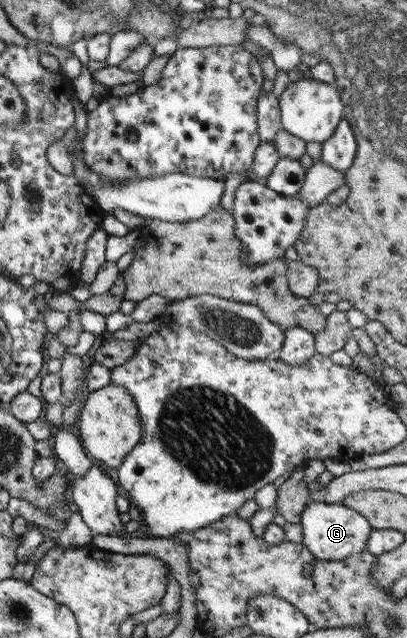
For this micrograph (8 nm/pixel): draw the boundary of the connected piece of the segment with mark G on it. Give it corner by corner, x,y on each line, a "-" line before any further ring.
309,501
300,513
302,544
317,560
337,561
348,555
359,553
366,547
372,527
367,518
341,503
319,503

